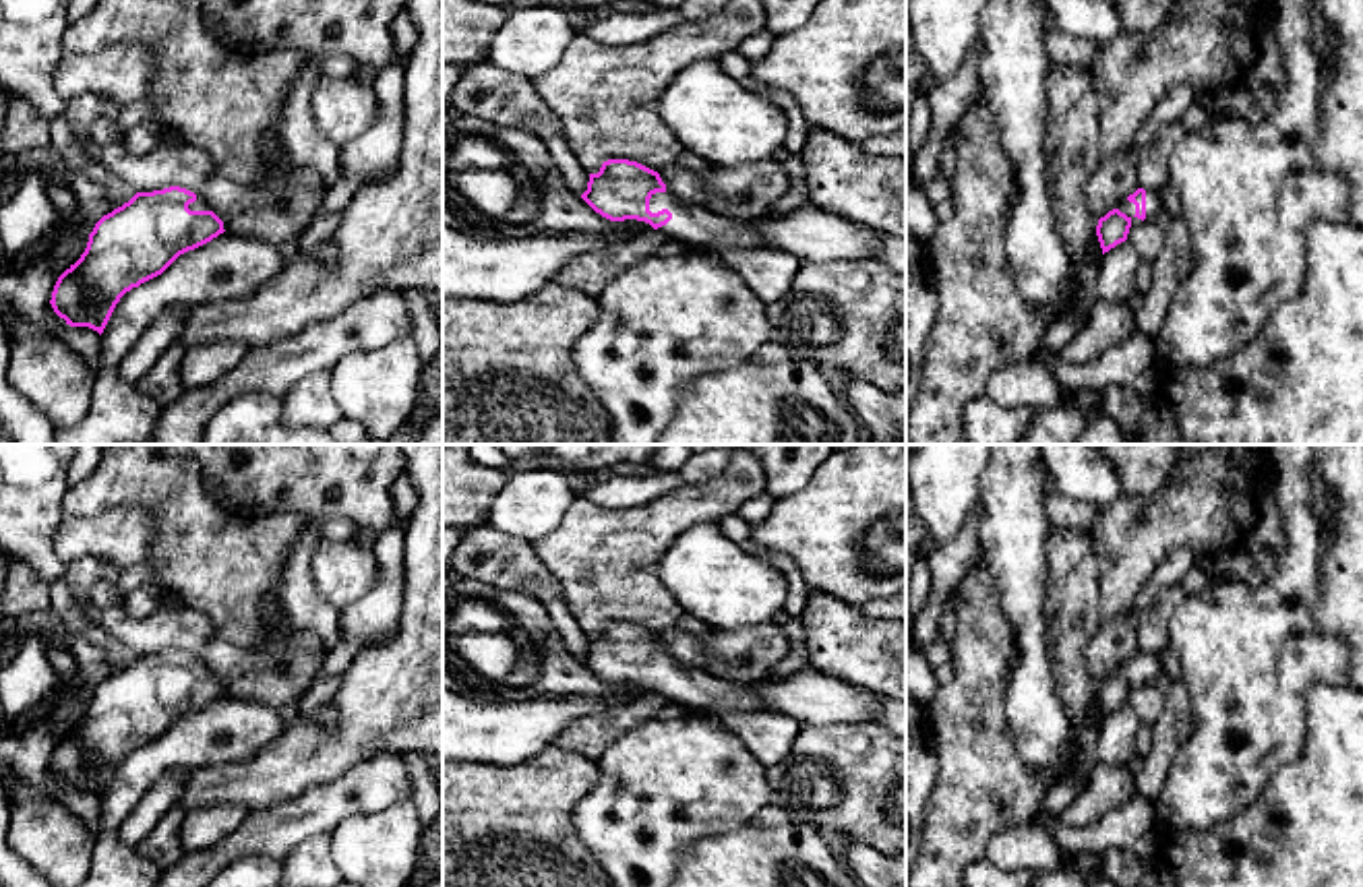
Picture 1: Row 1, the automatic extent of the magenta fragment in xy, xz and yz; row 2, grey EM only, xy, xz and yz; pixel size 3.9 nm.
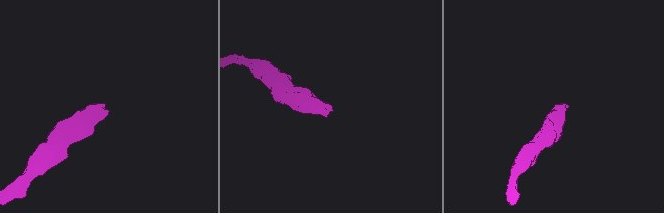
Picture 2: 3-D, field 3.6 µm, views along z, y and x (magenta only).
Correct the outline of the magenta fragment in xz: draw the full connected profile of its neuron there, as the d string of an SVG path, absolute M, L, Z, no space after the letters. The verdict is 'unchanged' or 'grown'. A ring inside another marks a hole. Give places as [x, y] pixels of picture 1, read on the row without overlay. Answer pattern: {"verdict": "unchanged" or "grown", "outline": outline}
{"verdict": "grown", "outline": "M604 624L598 637L589 637L581 662L610 684L645 684L693 711L720 715L763 709L749 686L678 666L666 653L660 637L637 624Z"}

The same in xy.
{"verdict": "grown", "outline": "M186 651L137 655L95 686L81 722L58 740L50 767L66 788L101 798L126 755L223 695L223 684Z"}

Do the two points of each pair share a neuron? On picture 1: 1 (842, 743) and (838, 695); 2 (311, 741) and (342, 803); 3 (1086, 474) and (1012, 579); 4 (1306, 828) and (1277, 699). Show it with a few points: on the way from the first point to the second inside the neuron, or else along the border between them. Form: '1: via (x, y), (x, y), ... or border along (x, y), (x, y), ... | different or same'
1: border along (803, 722), (867, 724) | different
2: border along (373, 757), (360, 759), (336, 778), (286, 801) | different
3: border along (1047, 466), (1053, 486) | different
4: border along (1308, 714), (1304, 751), (1270, 778), (1260, 797) | different

